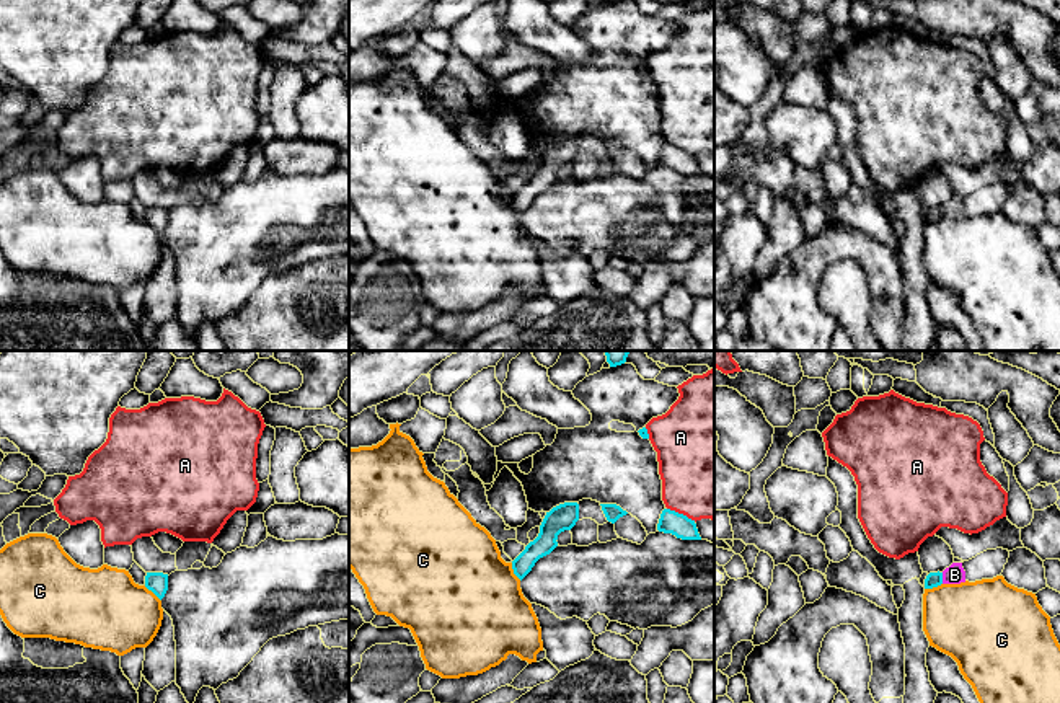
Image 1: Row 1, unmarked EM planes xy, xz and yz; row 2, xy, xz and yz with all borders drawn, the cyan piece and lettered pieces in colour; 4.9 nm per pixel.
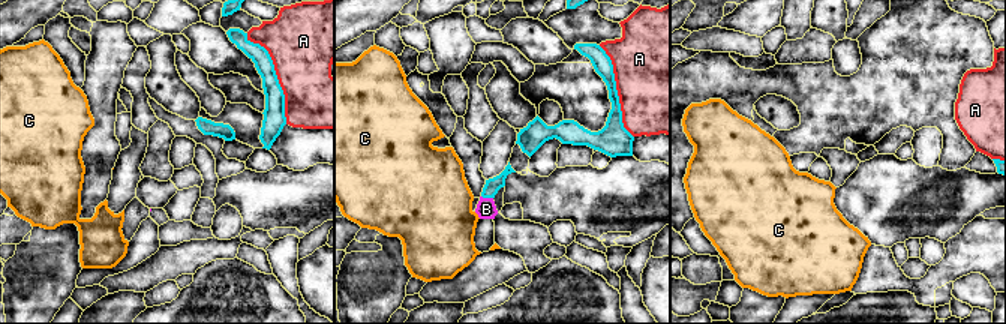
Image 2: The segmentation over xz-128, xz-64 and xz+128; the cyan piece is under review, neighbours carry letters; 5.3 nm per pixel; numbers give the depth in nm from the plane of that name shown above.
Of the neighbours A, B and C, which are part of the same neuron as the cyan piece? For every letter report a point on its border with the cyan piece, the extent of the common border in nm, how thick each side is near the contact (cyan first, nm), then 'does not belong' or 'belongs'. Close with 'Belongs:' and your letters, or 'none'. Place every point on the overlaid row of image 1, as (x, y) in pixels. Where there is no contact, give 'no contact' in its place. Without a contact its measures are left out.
A: meets cyan in xz at (682, 514); contact 160 nm long; 110 nm thick on the cyan side, 460 nm on the other; does not belong
B: meets cyan in yz at (941, 578); contact 60 nm long; 80 nm thick on the cyan side, 100 nm on the other; belongs
C: meets cyan in xz at (514, 571); contact 100 nm long; 100 nm thick on the cyan side, 480 nm on the other; does not belong
Belongs: B

